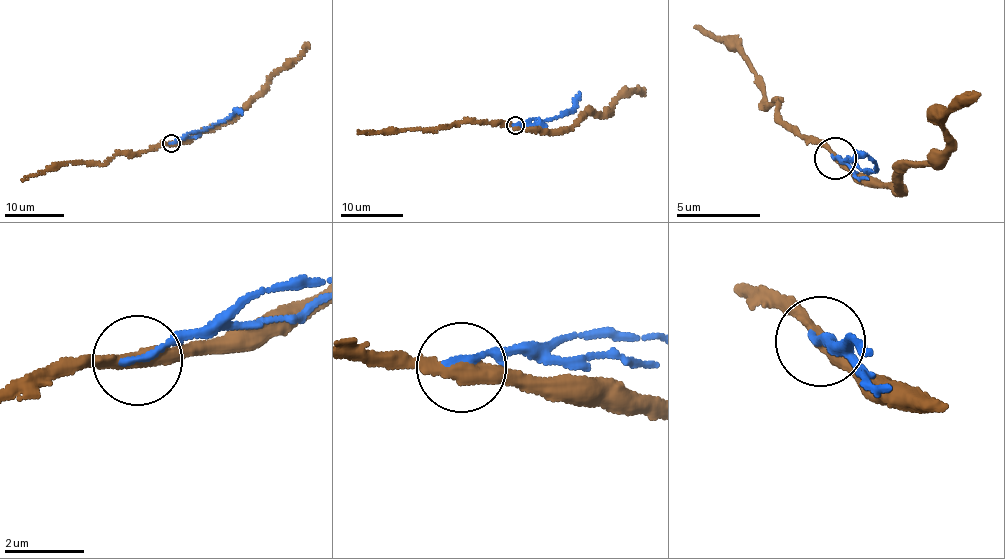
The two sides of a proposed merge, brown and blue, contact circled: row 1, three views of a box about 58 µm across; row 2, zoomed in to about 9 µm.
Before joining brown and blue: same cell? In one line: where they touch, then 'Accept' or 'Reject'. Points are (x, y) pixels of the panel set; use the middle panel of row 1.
Place: (515, 125). Reject

